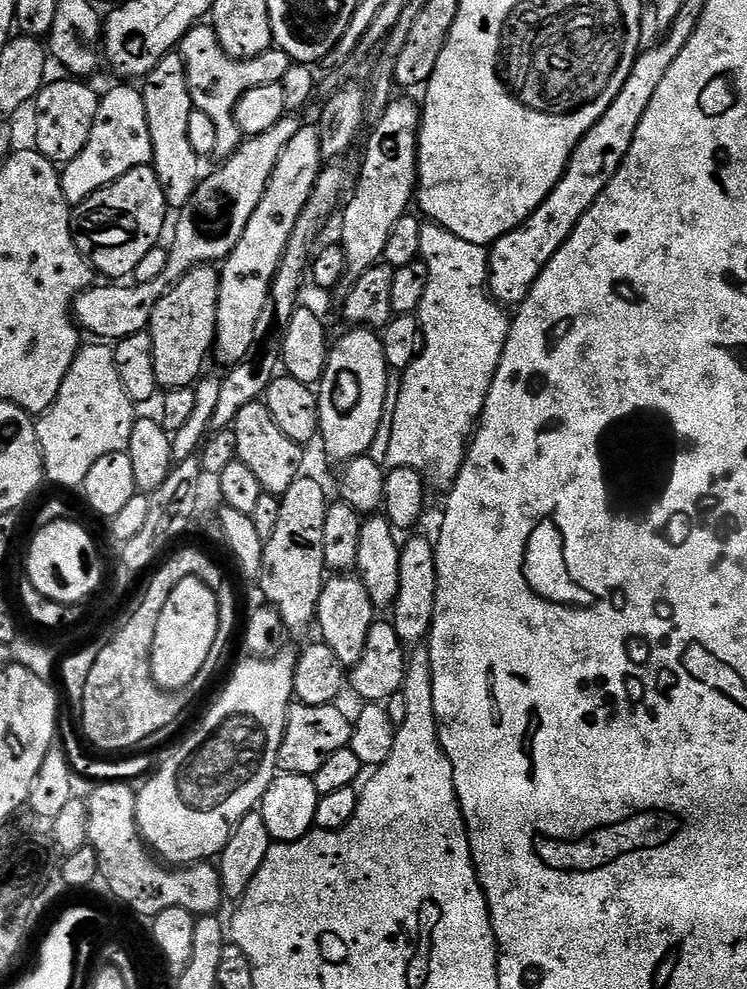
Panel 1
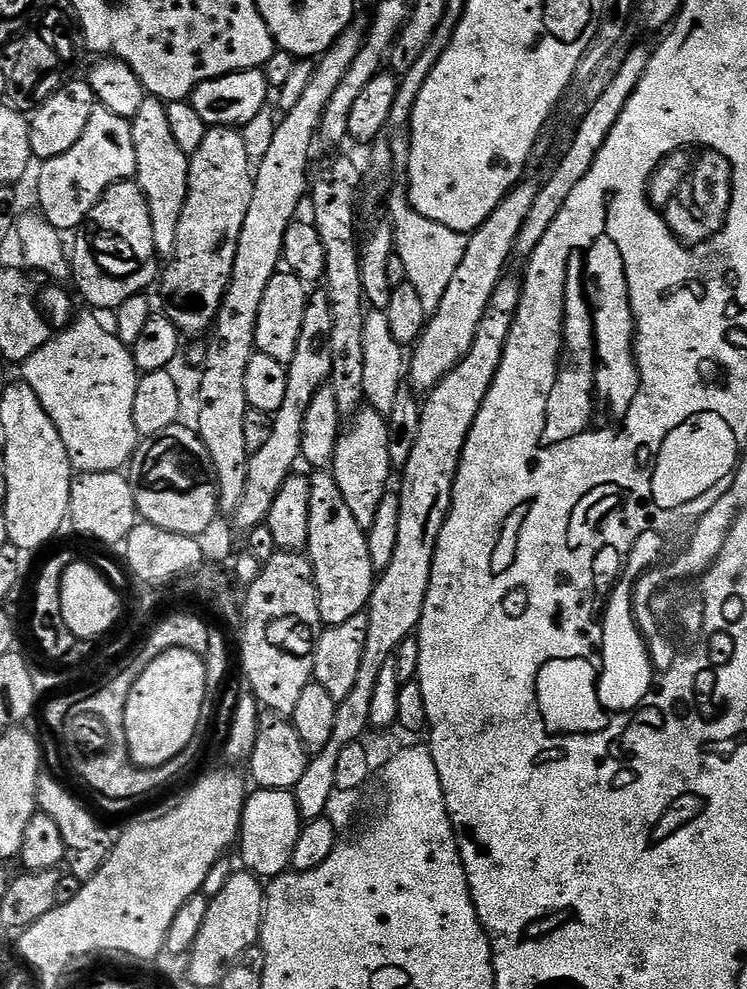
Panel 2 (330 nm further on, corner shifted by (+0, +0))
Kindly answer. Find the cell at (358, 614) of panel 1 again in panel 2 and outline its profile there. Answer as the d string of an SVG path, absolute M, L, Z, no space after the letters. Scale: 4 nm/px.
M328 470L313 471L310 476L310 538L306 552L316 575L316 593L320 599L318 610L325 625L341 624L354 618L354 614L367 609L374 587L374 569L370 562L368 537L365 529L360 528L358 522L354 522L354 514L350 514L350 506L346 506L346 498L342 490L338 490L338 482Z

